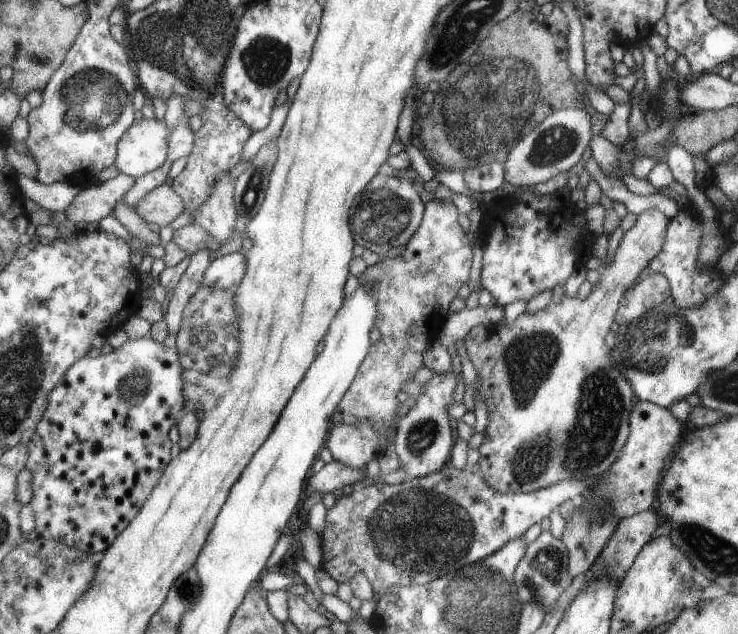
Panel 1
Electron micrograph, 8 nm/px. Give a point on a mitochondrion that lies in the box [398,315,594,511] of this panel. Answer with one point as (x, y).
(528, 358)

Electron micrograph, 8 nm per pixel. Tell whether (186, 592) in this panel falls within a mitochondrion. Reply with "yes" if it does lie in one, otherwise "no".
yes

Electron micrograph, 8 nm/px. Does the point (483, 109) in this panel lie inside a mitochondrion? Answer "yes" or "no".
yes

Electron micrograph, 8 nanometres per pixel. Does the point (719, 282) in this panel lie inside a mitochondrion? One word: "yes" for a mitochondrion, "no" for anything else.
no

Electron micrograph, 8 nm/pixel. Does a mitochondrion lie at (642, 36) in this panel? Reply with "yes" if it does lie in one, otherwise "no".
no

